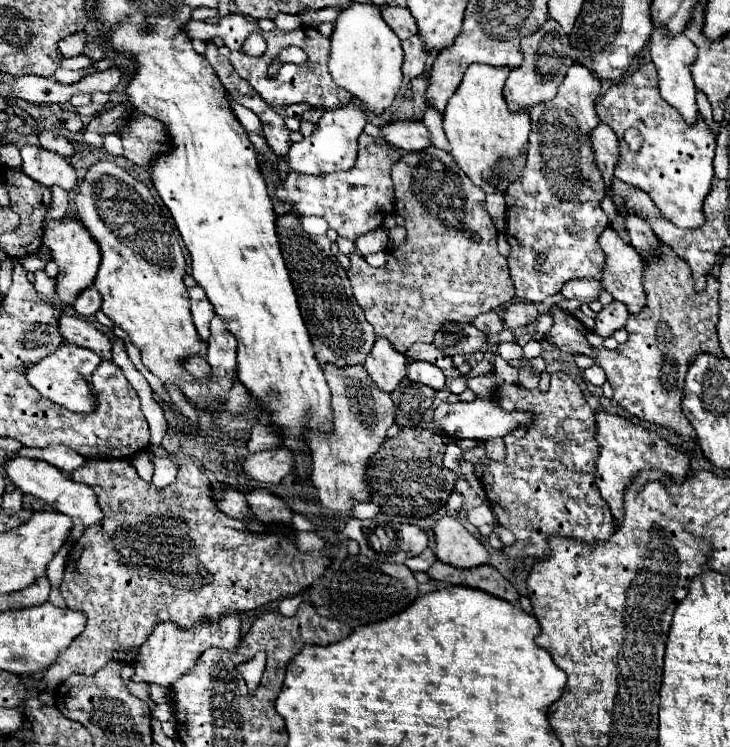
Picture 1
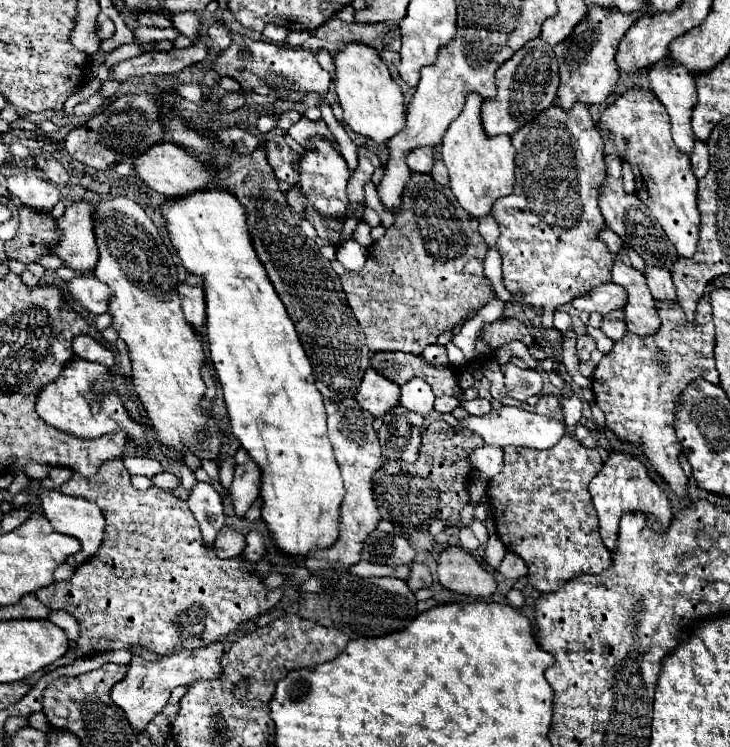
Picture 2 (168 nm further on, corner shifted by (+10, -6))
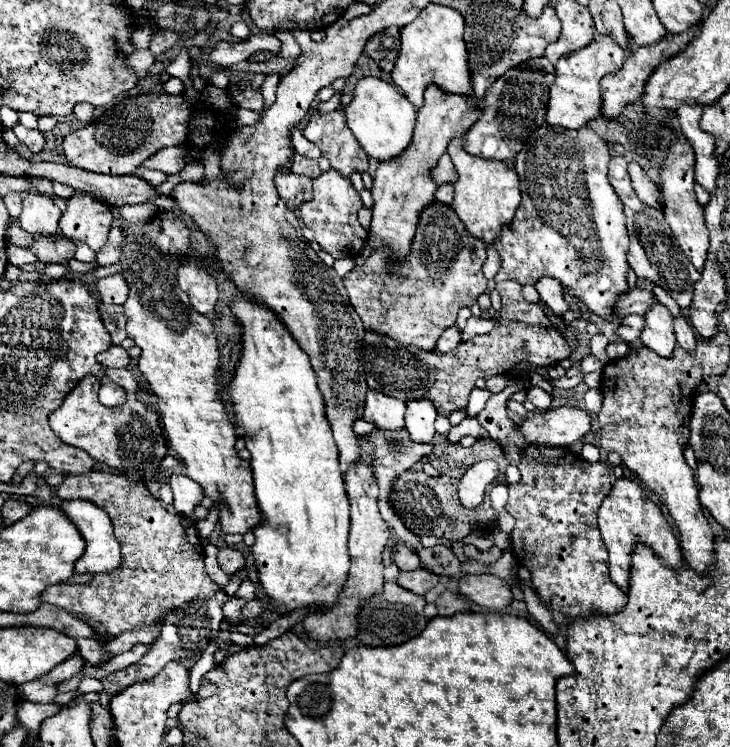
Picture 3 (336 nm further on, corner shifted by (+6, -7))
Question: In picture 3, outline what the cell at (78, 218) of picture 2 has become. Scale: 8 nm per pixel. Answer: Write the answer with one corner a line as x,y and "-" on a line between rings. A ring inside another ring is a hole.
76,192
68,200
68,208
62,212
60,230
66,238
82,240
98,252
108,238
110,222
112,212
102,200

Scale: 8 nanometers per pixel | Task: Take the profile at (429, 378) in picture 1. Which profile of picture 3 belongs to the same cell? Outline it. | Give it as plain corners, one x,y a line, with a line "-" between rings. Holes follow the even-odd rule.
410,400
408,410
404,416
406,430
410,432
410,440
416,444
430,444
436,430
434,430
436,410
432,408
430,400

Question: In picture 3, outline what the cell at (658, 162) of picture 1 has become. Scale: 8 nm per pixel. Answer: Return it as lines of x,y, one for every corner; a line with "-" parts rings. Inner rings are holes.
678,136
668,150
668,158
664,160
660,190
664,194
666,222
670,224
674,238
682,248
682,252
686,254
686,258
700,272
704,268
706,254
708,254
708,230
704,226
704,212
696,202
696,194
694,194
694,152
684,136

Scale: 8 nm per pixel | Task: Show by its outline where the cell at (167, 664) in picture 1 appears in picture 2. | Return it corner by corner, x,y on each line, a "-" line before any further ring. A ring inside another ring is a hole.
220,641
196,651
178,651
166,655
160,661
146,661
140,655
132,655
126,677
112,687
112,701
120,709
124,709
128,721
132,723
132,727
136,727
136,731
144,731
144,727
154,719
154,715
164,709
174,687
190,685
196,679
214,679
216,675
220,675
222,655
224,655
224,645

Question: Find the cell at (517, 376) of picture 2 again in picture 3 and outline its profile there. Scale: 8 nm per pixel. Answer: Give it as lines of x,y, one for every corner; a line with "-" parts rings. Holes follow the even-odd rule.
530,388
530,390
528,390
528,400
530,400
538,410
542,410
542,412
550,410
550,406
552,406
552,398
550,398
544,390
540,390
540,388

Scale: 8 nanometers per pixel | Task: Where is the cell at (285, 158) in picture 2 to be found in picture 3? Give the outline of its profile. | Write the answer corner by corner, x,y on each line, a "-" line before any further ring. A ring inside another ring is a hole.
282,174
276,176
276,188
284,204
292,210
300,208
304,202
312,200
312,180
306,176
296,174

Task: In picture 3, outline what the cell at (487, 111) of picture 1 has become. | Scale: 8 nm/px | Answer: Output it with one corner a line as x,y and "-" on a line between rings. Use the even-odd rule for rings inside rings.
464,136
452,140
448,146
448,154
458,170
458,182
454,184
456,196
452,208
456,208
456,214
464,222
466,230
470,236
482,240
486,246
494,244
496,238
500,236
500,230
512,224
514,212
518,210
520,204
520,184
518,184
518,174
512,172
510,168
504,168
504,164
496,160
480,160
474,156
468,156
462,148

